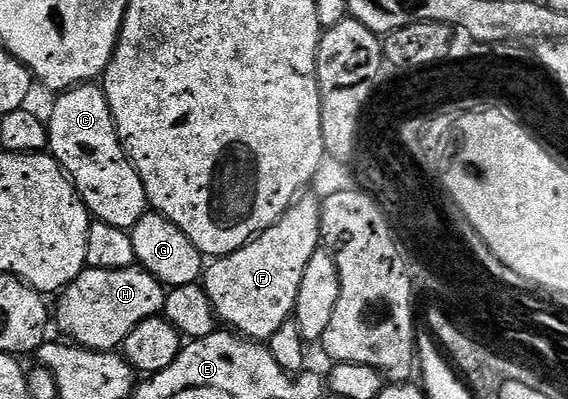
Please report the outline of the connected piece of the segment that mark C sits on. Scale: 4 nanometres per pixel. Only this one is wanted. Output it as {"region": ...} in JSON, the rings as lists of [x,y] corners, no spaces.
{"region":[[[85,83],[63,90],[57,97],[52,114],[46,117],[48,149],[72,180],[92,217],[130,231],[150,206],[142,179],[124,154],[103,88]]]}

